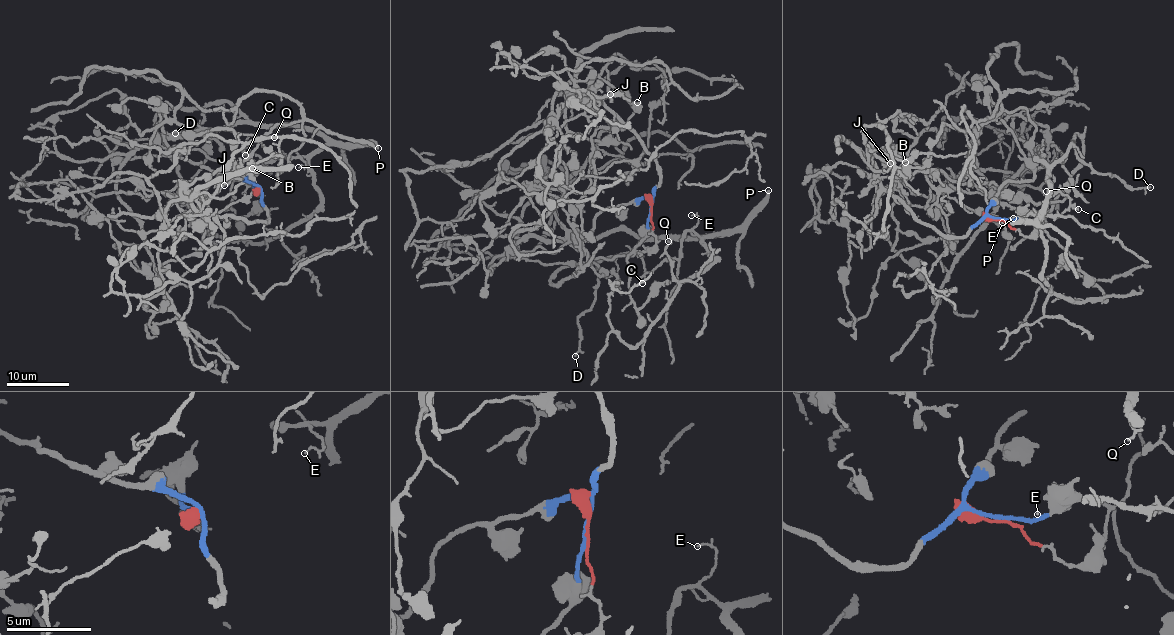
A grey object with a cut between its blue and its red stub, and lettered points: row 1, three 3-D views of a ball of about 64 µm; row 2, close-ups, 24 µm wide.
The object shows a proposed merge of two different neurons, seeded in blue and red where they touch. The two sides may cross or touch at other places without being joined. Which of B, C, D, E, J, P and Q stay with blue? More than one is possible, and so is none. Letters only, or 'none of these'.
B, C, D, E, J, P, Q

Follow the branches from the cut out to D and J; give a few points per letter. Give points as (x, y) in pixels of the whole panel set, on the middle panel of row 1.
D: (651, 204), (608, 206), (583, 240), (555, 252), (513, 244), (616, 230), (639, 239), (597, 265), (575, 356)
J: (651, 204), (653, 188), (660, 183), (660, 166), (639, 140), (588, 91), (593, 78), (605, 69), (610, 94)

